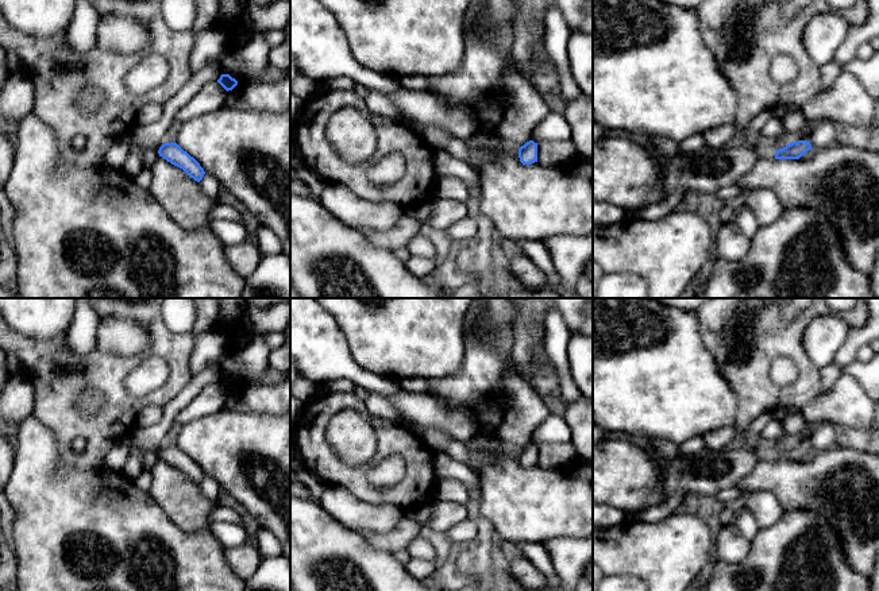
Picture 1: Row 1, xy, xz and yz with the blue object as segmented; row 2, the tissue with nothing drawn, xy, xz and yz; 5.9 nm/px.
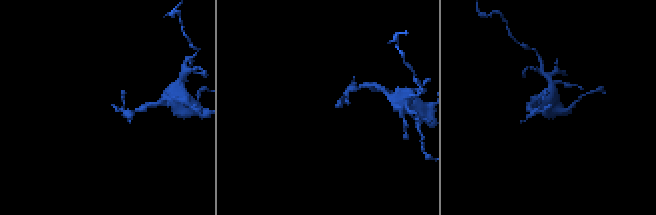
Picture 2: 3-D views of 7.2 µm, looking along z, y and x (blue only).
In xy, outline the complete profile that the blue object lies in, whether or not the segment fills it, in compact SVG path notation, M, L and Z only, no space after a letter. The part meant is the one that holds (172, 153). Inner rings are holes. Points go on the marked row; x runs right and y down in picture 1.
M176 142L163 143L158 150L159 157L182 169L190 178L200 182L205 174L200 163L184 151Z

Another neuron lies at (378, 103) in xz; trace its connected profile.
M369 89L366 96L366 104L371 113L377 113L389 119L394 119L406 127L409 127L420 139L423 139L427 144L429 144L435 151L442 150L444 144L450 140L455 139L452 134L448 131L432 125L417 121L409 116L406 116L390 98L390 96L379 92Z

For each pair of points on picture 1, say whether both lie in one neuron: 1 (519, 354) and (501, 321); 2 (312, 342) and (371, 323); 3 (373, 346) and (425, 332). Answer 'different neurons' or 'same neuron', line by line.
1: different neurons
2: different neurons
3: same neuron

